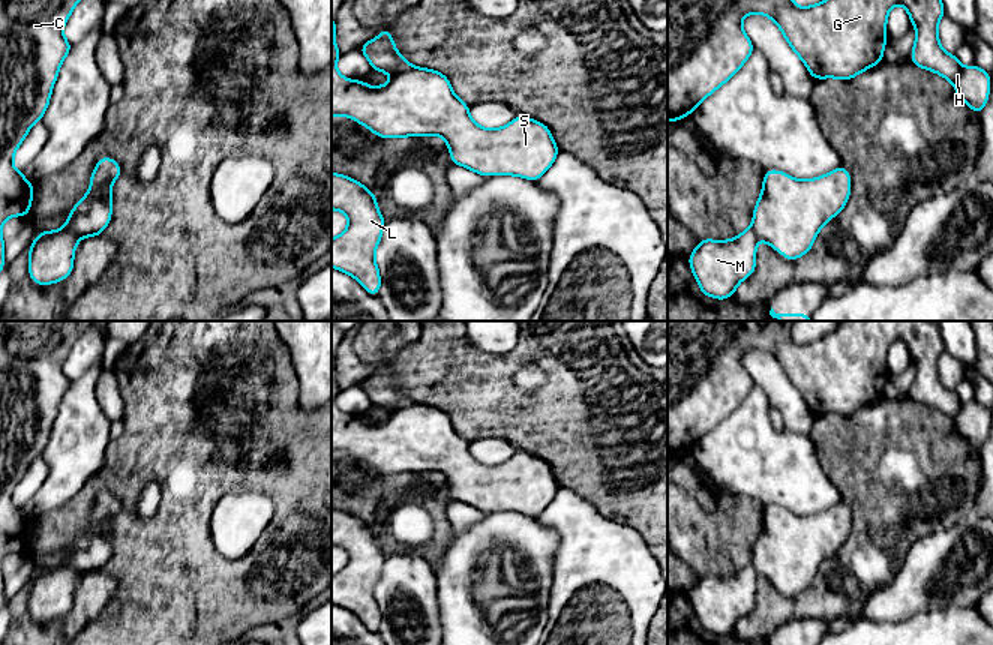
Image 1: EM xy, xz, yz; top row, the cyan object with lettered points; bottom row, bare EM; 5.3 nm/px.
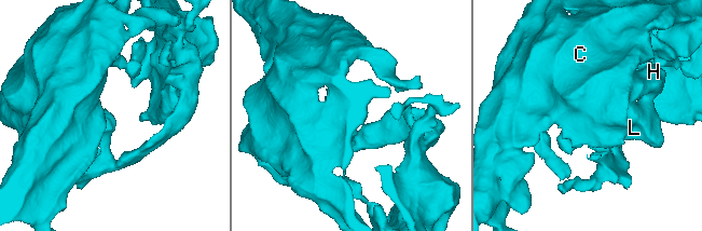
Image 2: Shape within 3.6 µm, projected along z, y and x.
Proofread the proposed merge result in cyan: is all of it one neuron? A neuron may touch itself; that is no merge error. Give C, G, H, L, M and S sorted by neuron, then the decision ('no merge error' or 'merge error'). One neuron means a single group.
C G H L M S; no merge error

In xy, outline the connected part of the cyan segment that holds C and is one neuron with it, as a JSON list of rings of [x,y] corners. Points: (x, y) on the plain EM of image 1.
[[[0,321],[0,609],[4,604],[2,562],[12,552],[28,554],[34,526],[24,508],[14,506],[14,489],[50,441],[60,402],[74,382],[66,376],[63,363],[90,324],[92,321]]]

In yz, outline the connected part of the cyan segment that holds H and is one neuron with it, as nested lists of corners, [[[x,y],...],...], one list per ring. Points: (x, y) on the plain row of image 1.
[[[668,321],[668,458],[678,458],[718,423],[728,418],[748,396],[754,381],[741,362],[747,350],[760,350],[771,354],[783,369],[794,388],[807,402],[813,416],[838,414],[852,416],[862,406],[884,396],[886,381],[886,354],[896,340],[903,340],[909,350],[910,360],[916,364],[915,381],[910,398],[926,406],[932,406],[948,416],[958,434],[976,450],[980,450],[990,430],[990,408],[975,399],[963,404],[956,390],[942,386],[938,362],[945,351],[939,321],[842,321],[832,332],[813,342],[795,342],[792,327],[795,321]]]

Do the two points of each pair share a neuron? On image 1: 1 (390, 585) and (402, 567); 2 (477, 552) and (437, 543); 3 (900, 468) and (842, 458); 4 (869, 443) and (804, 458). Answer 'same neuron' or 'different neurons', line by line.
1: same neuron
2: different neurons
3: same neuron
4: different neurons

